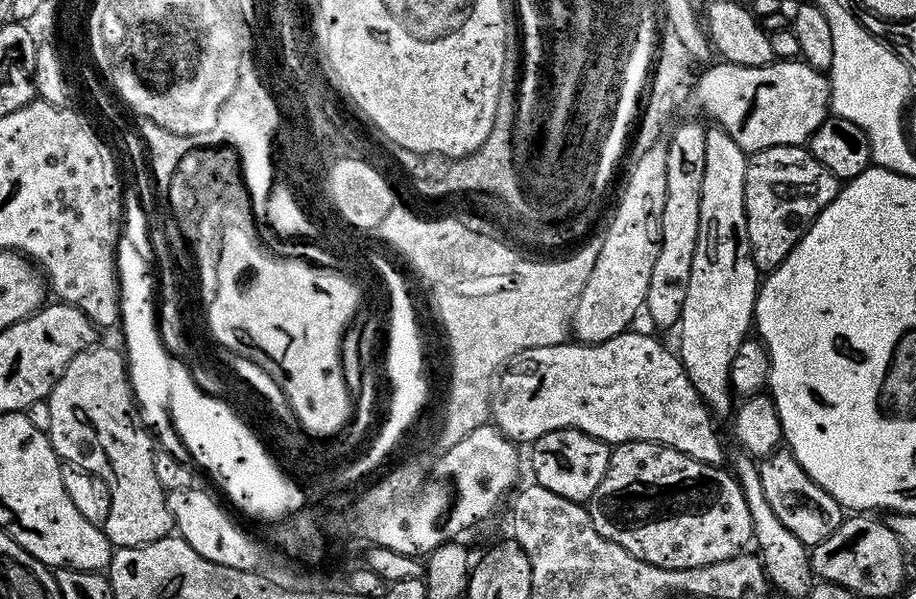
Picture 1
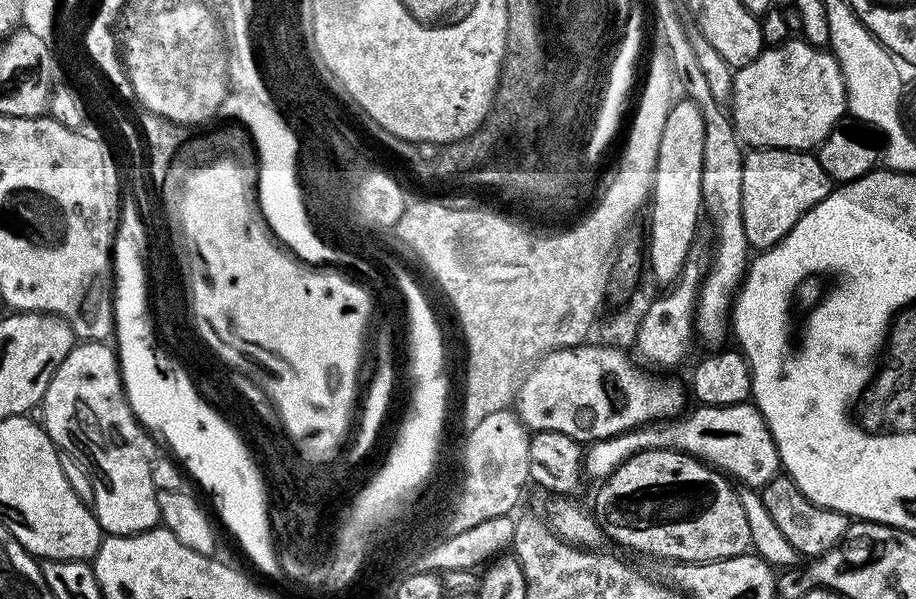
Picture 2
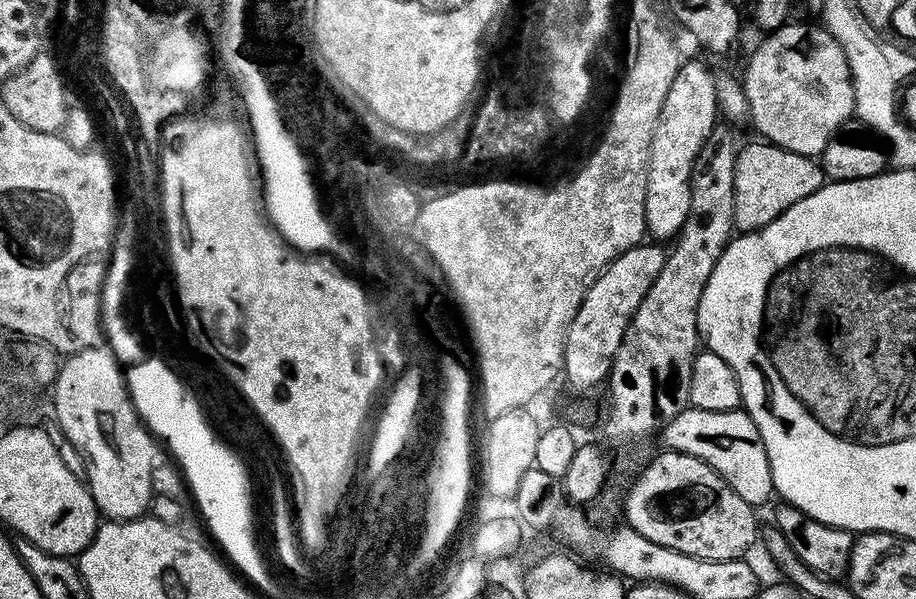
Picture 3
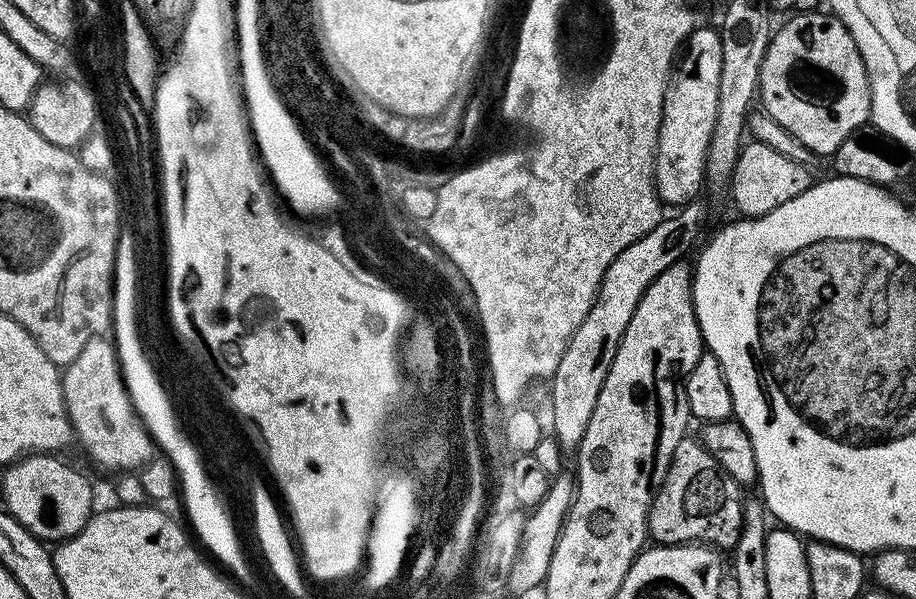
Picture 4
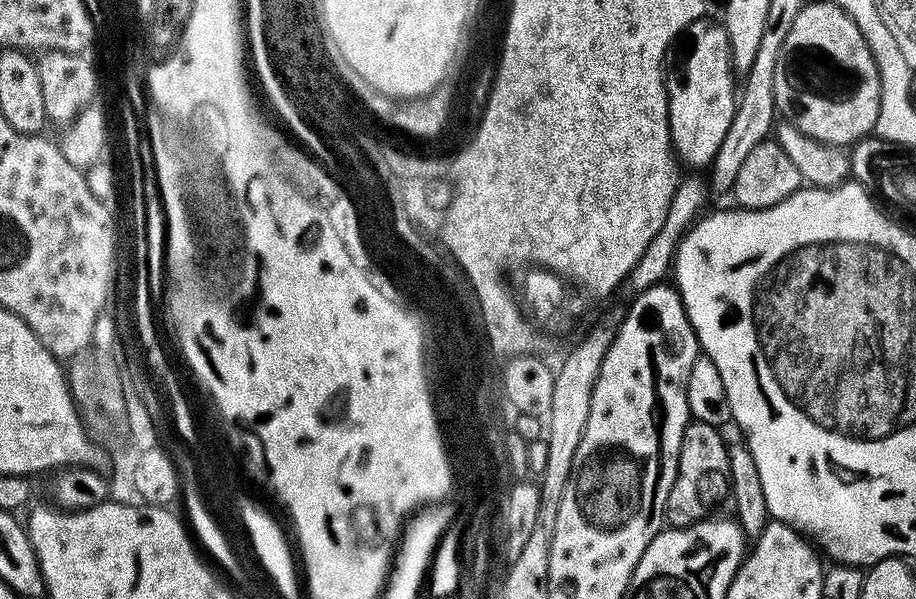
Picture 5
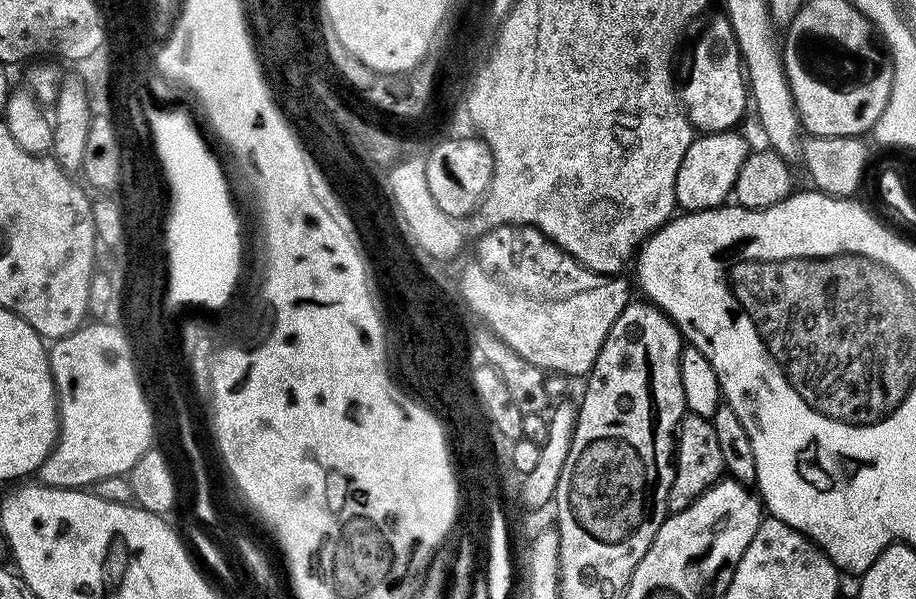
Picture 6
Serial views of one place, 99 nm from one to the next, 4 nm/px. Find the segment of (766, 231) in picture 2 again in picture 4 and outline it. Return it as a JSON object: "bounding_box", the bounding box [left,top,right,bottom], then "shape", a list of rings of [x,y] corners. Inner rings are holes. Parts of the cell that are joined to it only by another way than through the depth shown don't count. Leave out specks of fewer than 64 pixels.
{"bounding_box":[730,139,814,218],"shape":[[[753,139],[745,143],[738,154],[730,185],[732,200],[740,211],[737,213],[744,218],[755,218],[762,214],[770,214],[770,210],[782,206],[782,202],[798,198],[798,194],[805,192],[814,183],[814,177],[808,171],[805,165],[779,153],[778,150],[771,149],[761,141]]]}

